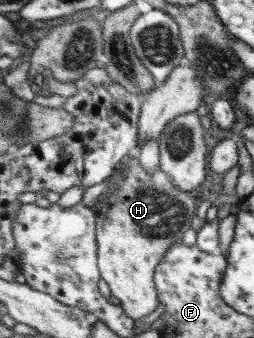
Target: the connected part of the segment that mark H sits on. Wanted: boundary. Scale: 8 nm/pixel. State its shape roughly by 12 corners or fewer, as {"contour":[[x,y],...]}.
{"contour":[[137,156],[98,217],[98,267],[127,316],[162,304],[154,274],[197,198]]}

